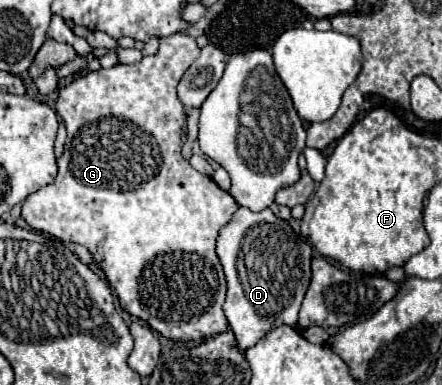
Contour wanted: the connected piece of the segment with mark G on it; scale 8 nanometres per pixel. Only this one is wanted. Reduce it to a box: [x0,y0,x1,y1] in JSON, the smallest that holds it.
[21,33,239,341]

